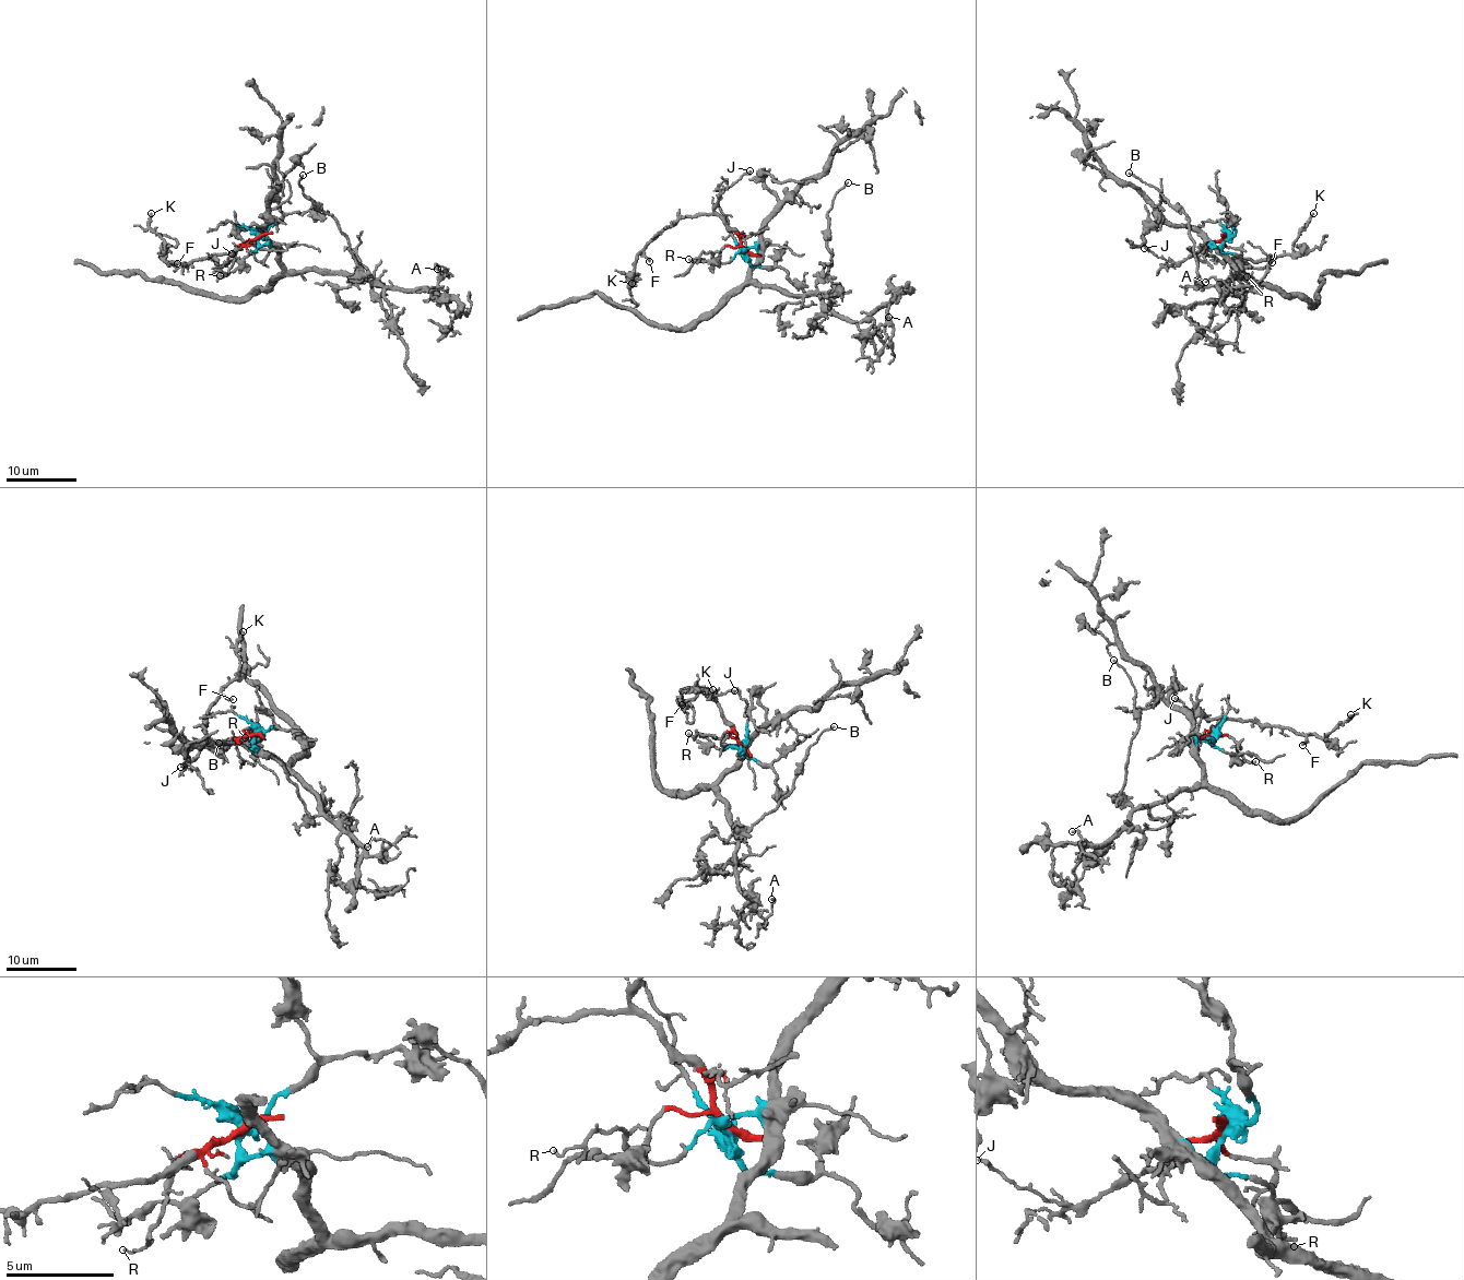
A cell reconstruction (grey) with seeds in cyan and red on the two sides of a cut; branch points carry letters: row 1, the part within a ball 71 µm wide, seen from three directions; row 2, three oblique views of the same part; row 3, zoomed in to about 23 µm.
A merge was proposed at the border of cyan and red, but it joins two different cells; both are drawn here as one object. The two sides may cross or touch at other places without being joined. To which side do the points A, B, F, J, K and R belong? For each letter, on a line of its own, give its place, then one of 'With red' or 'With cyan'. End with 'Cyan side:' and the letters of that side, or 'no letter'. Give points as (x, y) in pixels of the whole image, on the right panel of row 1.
A: Place: (1205, 282). With cyan
B: Place: (1129, 173). With cyan
F: Place: (1272, 262). With red
J: Place: (1144, 248). With red
K: Place: (1313, 213). With red
R: Place: (1247, 276). With red
Cyan side: A, B

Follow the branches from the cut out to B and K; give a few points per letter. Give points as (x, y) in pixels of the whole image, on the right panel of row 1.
B: (1224, 238), (1214, 246), (1237, 275), (1204, 285), (1197, 273), (1185, 214), (1129, 173)
K: (1223, 238), (1209, 243), (1200, 251), (1223, 261), (1262, 261), (1289, 255), (1313, 213)

